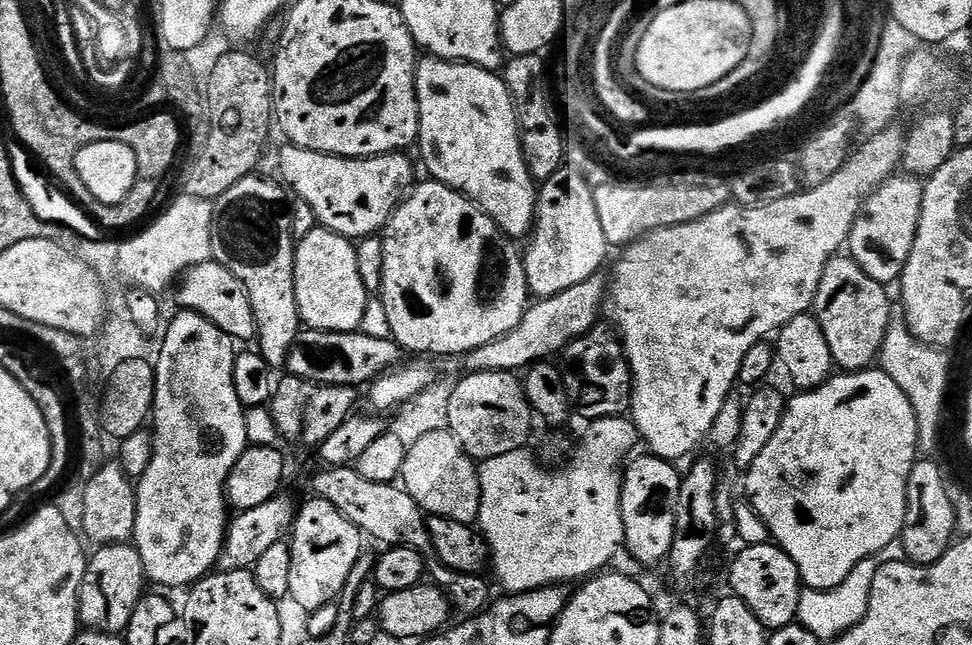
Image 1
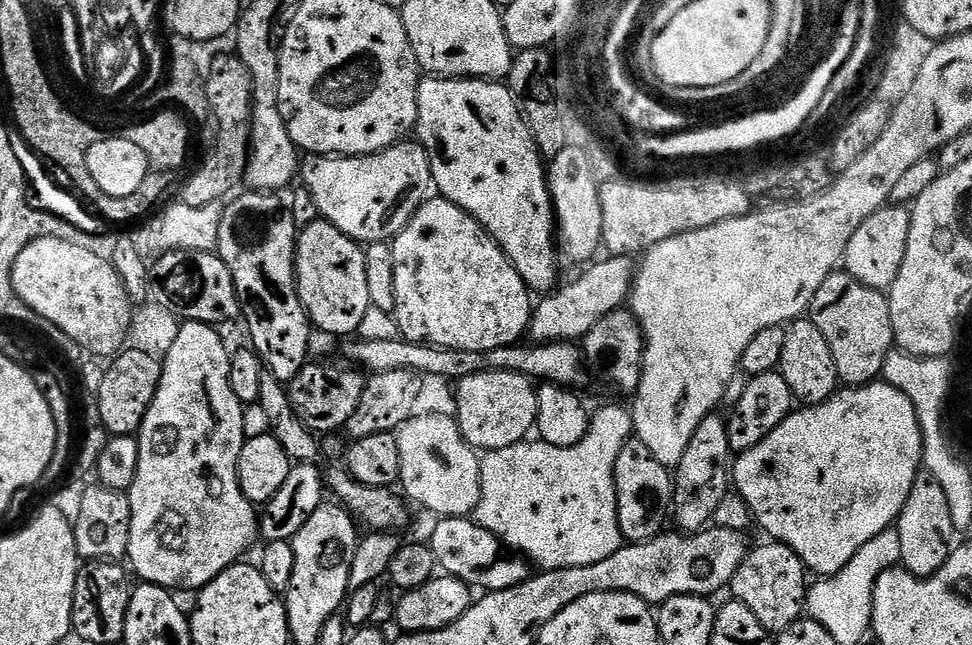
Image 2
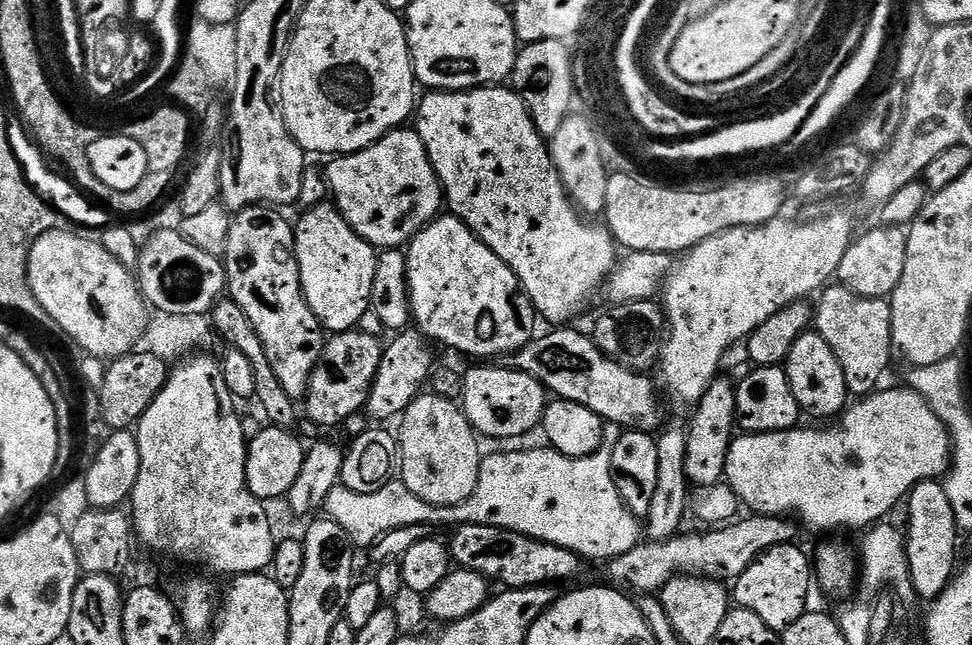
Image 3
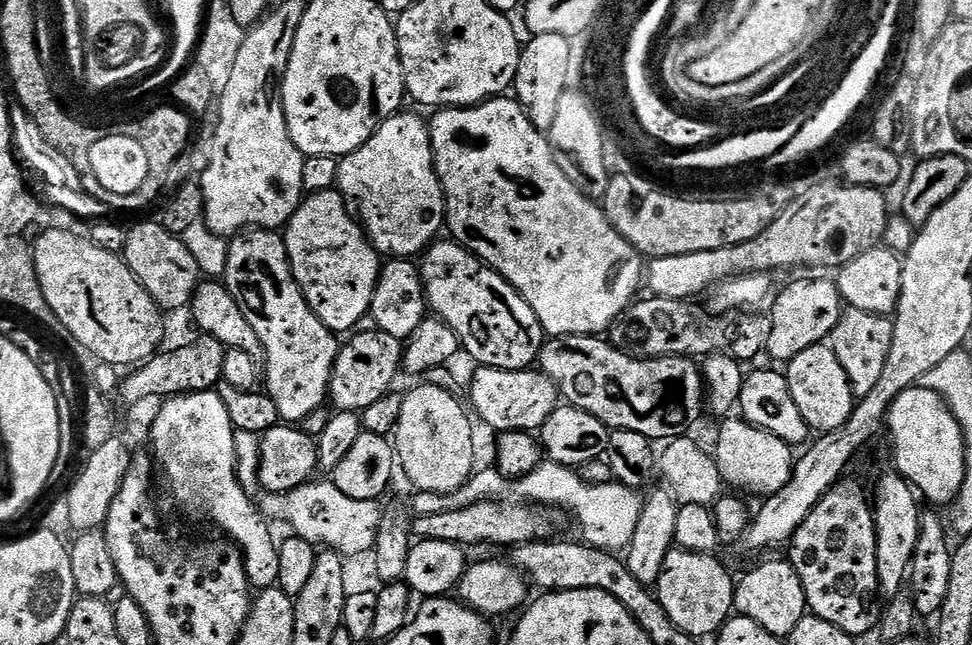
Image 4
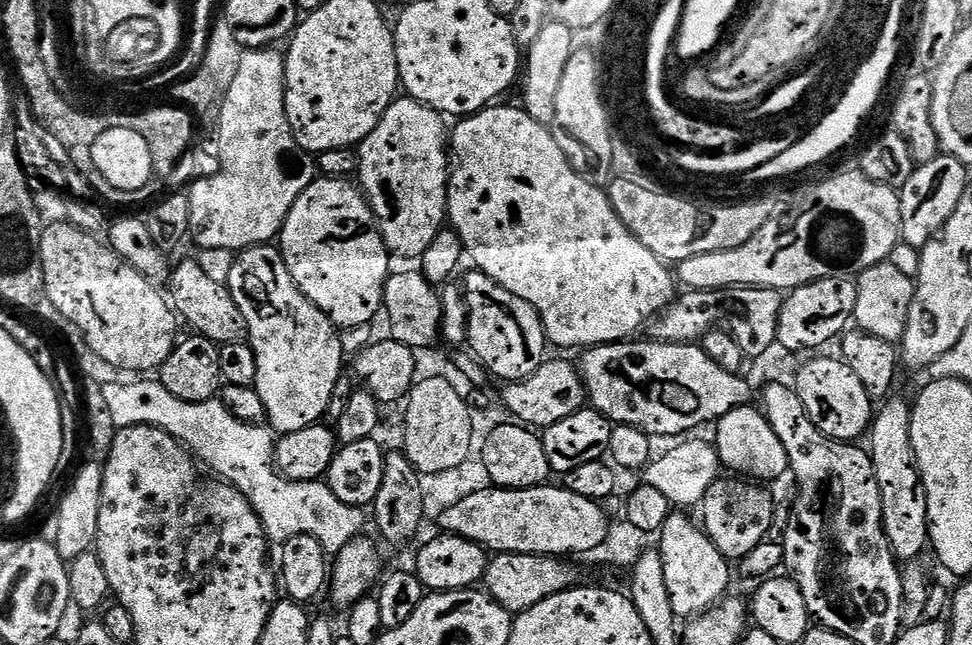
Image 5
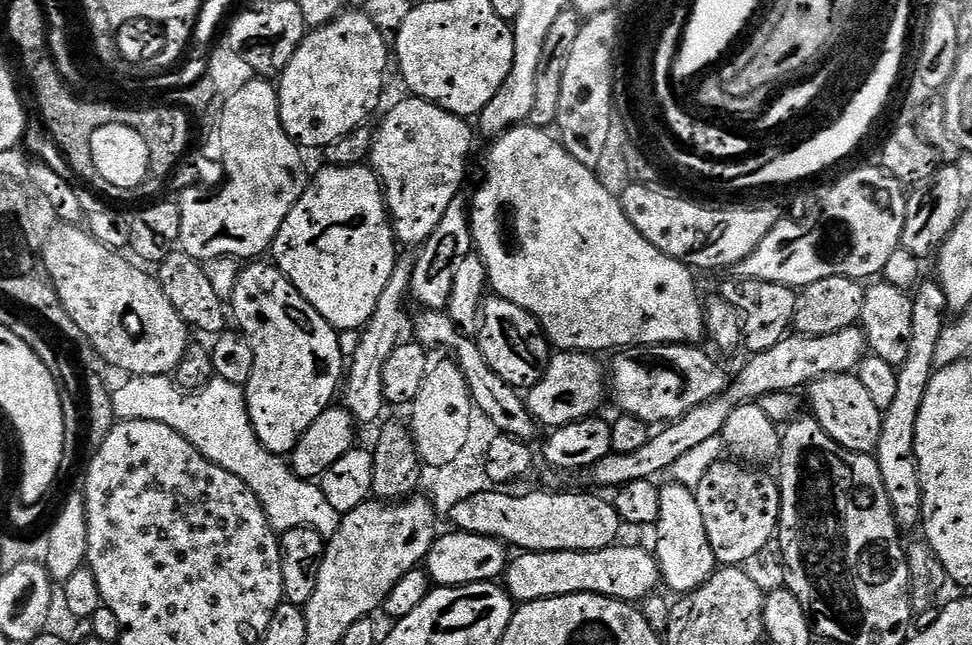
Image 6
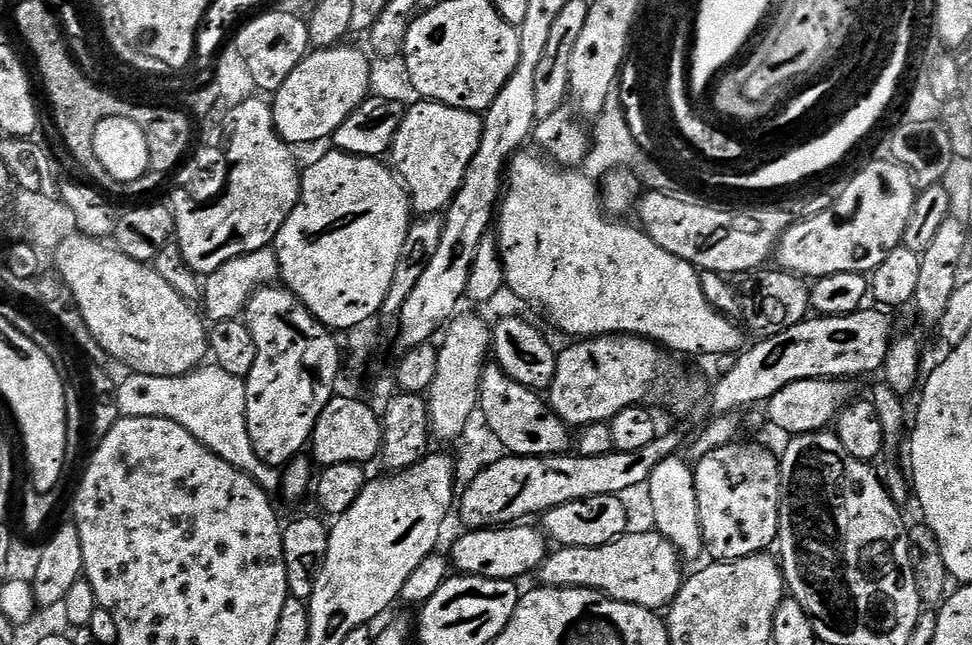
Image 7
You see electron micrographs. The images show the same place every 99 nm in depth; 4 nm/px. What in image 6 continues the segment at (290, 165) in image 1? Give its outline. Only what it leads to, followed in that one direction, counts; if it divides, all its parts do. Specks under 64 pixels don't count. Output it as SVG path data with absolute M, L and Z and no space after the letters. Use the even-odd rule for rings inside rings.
M407 98L408 100L400 100L388 113L384 116L384 121L380 124L380 129L375 129L372 137L372 151L370 153L370 167L376 173L376 177L380 180L380 186L384 189L384 202L388 205L388 215L392 225L392 231L399 243L423 245L425 240L430 238L430 234L434 234L434 230L438 226L438 222L442 222L442 214L446 214L446 210L450 206L450 202L454 202L460 195L460 183L464 180L464 159L472 152L472 132L474 136L474 128L472 128L467 119L462 116L455 116L453 112L448 112L445 108L439 108L436 104L431 104L428 100L419 98Z

